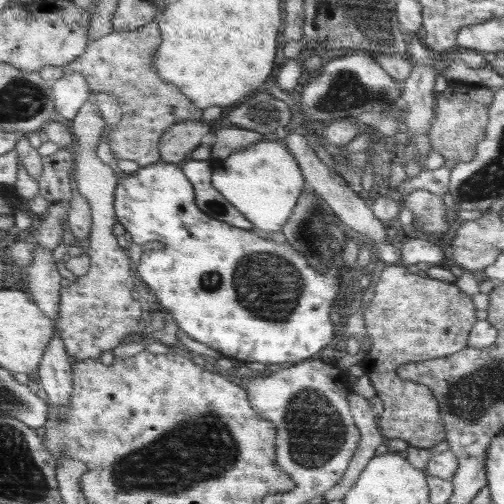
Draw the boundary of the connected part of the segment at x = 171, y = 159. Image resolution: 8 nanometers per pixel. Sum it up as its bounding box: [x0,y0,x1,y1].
[158,120,210,165]

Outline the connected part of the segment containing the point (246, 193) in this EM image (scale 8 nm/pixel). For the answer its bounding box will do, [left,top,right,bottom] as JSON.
[211,137,304,237]

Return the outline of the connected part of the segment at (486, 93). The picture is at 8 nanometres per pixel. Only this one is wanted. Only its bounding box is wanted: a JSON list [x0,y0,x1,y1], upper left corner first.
[430,83,495,170]

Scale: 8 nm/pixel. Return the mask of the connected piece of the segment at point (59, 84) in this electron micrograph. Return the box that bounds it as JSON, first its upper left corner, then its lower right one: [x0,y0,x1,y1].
[54,73,92,120]

